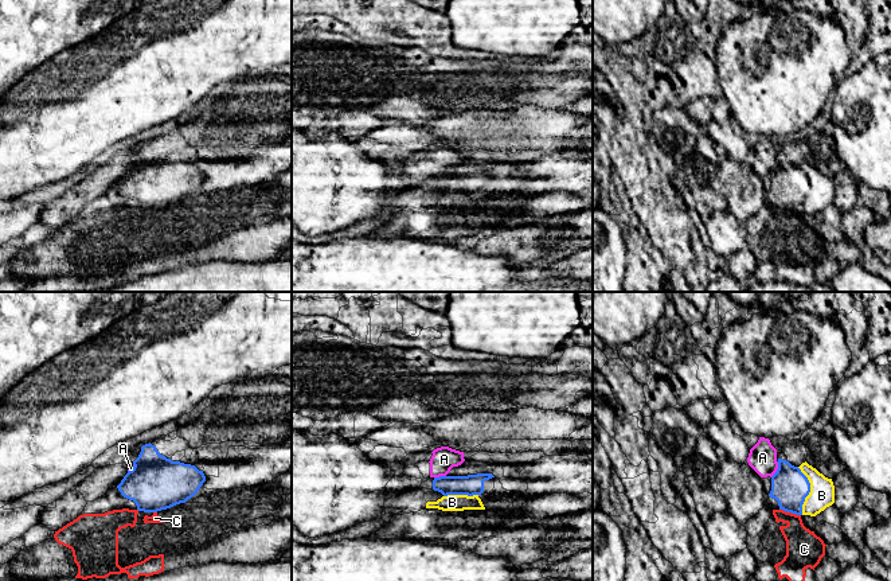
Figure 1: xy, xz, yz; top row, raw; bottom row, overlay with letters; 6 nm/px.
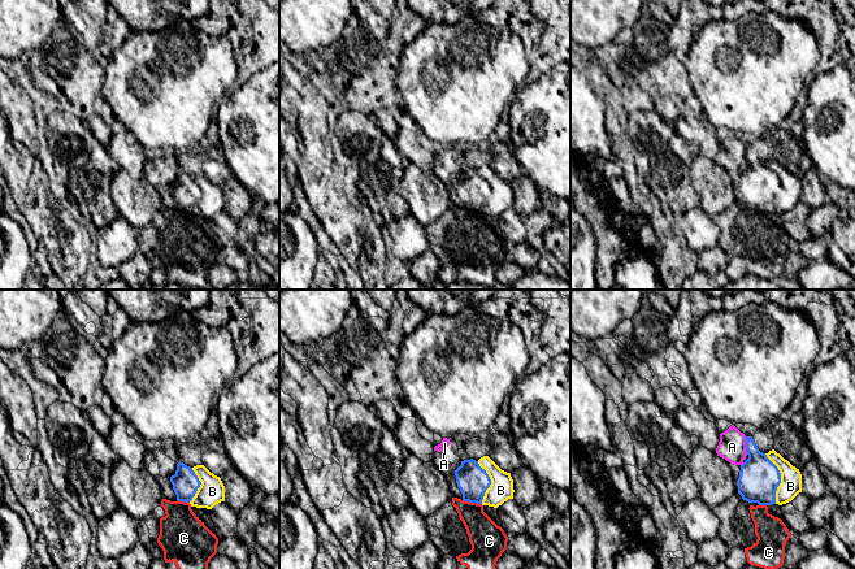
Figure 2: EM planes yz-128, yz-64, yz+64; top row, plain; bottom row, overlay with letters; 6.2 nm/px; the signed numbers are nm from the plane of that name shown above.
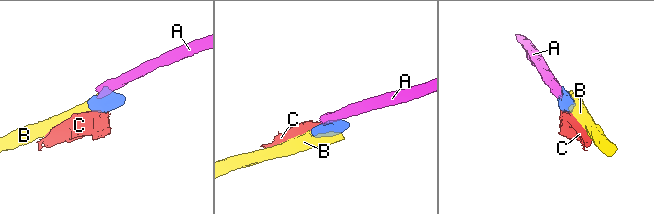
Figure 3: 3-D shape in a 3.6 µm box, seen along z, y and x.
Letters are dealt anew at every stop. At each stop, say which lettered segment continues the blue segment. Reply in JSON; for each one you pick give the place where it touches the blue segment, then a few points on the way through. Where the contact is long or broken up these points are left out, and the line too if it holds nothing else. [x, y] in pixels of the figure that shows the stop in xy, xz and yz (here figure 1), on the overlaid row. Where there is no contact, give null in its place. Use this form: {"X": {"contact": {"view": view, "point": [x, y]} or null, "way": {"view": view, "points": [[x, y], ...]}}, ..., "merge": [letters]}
{"B": {"contact": {"view": "yz", "point": [809, 491]}}, "merge": ["B"]}

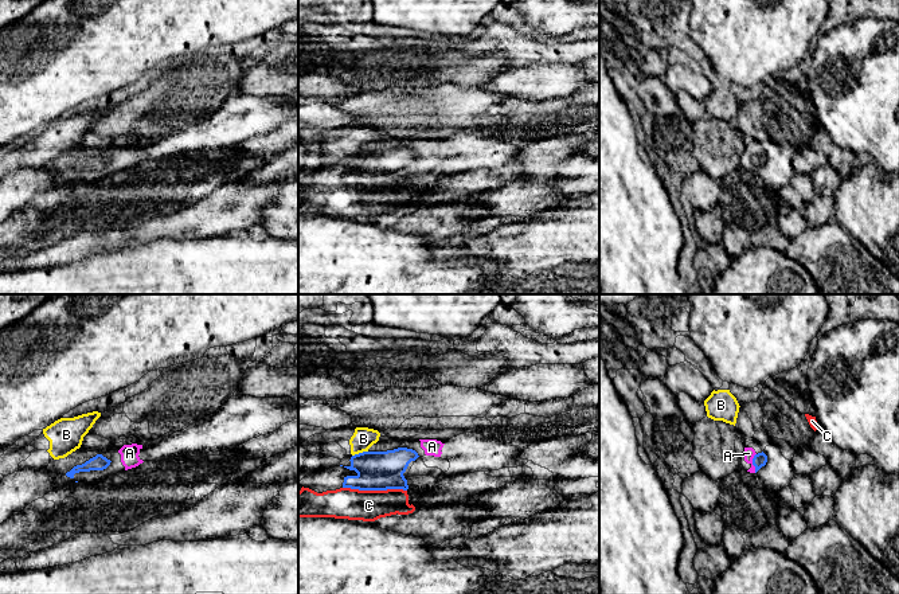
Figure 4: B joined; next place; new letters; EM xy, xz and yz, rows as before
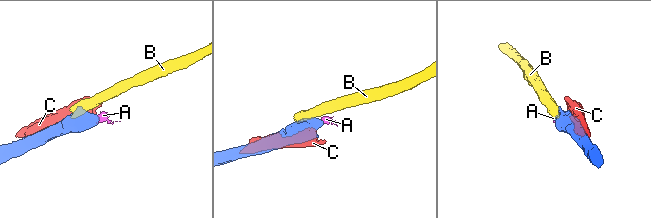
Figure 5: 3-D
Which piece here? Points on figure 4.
{"A": {"contact": {"view": "yz", "point": [753, 462]}, "way": {"view": "yz", "points": [[759, 460], [753, 462], [749, 453]]}}, "merge": ["A"]}

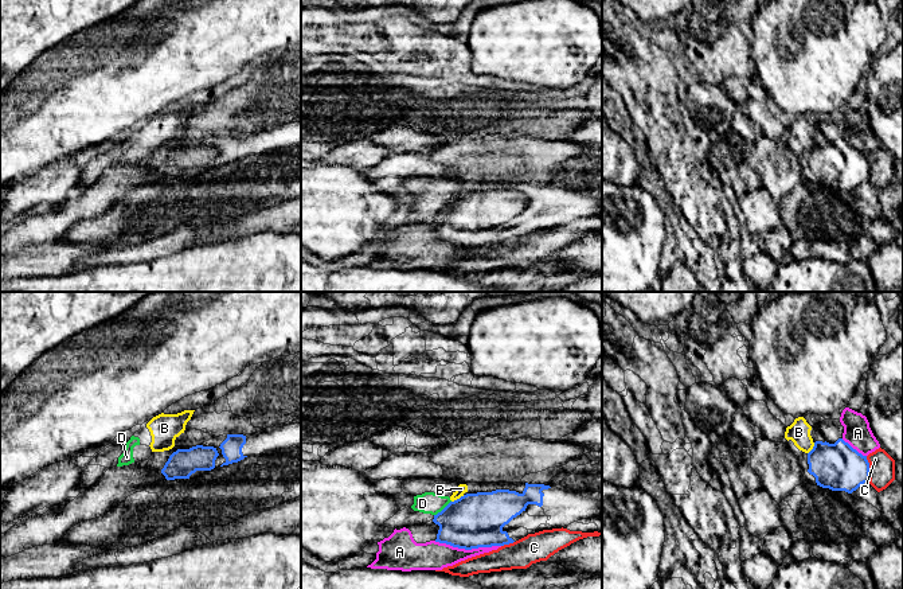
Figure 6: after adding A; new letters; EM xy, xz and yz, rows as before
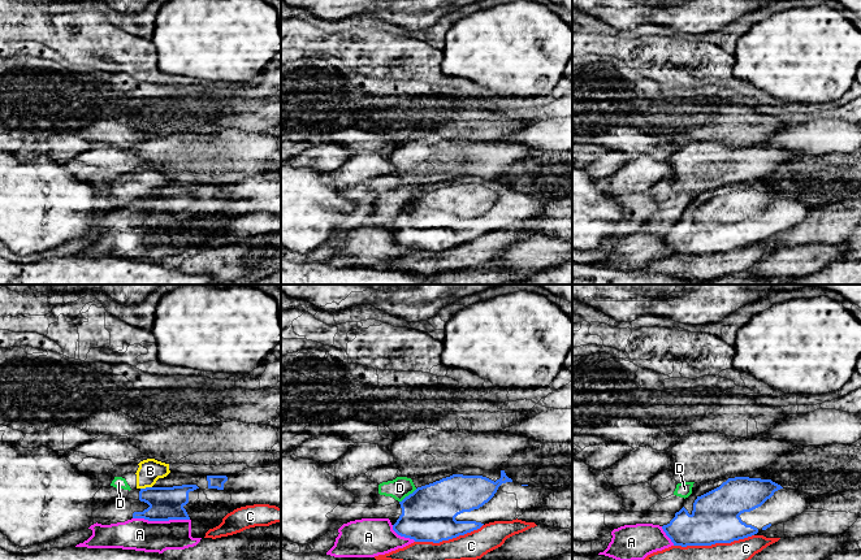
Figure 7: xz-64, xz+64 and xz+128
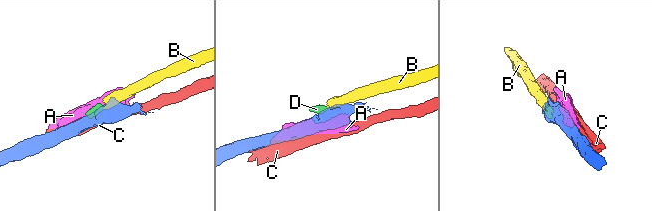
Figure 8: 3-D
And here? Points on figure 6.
{"merge": []}

